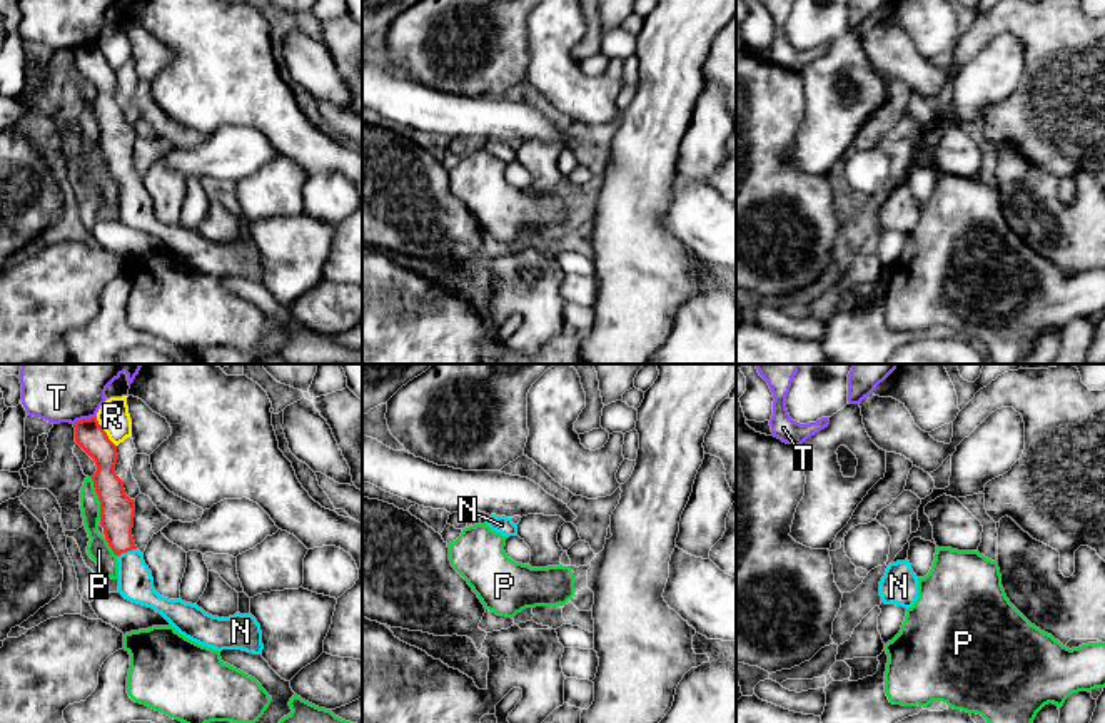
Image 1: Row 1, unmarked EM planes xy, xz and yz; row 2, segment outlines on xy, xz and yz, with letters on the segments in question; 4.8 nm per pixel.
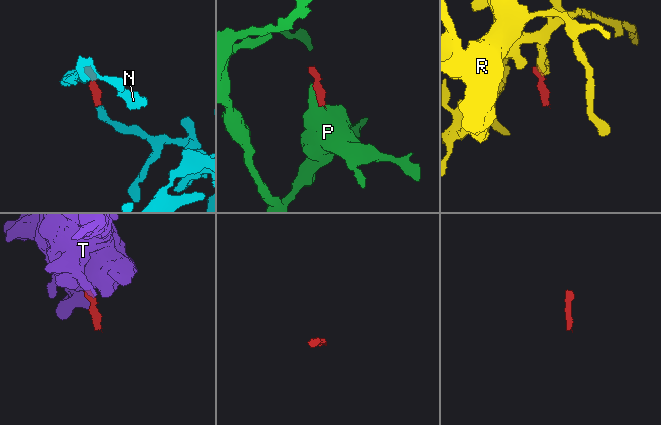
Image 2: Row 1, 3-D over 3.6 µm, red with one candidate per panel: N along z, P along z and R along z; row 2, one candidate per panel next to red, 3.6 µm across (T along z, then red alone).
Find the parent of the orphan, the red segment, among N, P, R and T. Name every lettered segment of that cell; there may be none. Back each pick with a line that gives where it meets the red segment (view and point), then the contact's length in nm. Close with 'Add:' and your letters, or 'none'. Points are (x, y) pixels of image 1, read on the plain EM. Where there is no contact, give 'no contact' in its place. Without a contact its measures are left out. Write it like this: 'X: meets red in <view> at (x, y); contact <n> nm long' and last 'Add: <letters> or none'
N: meets red in xy at (126, 177); contact 100 nm long
Add: N

